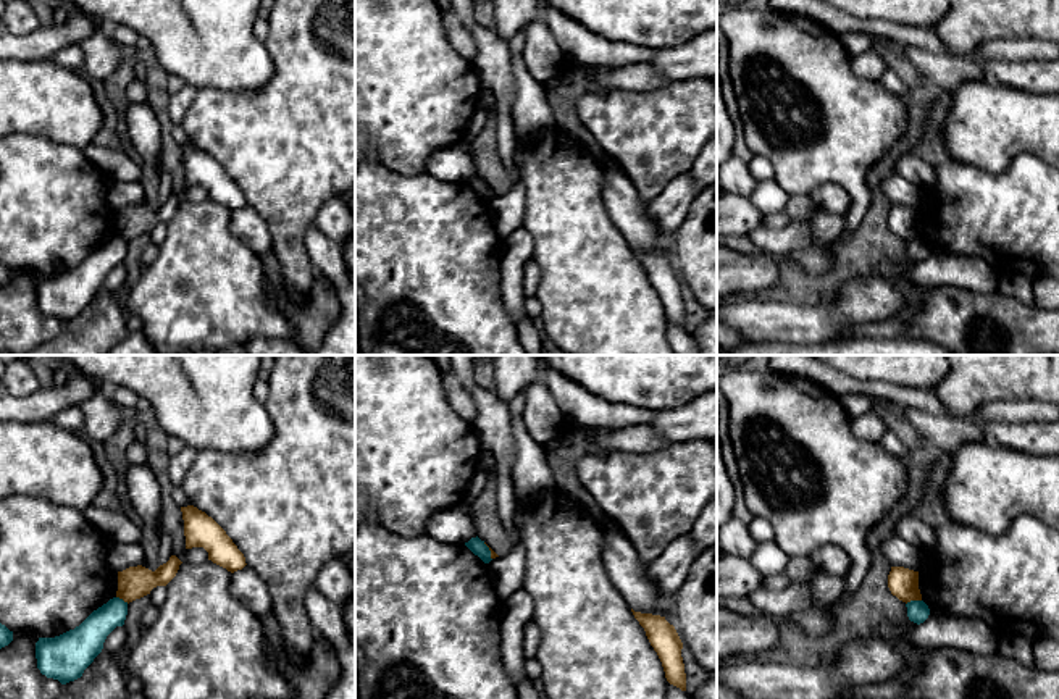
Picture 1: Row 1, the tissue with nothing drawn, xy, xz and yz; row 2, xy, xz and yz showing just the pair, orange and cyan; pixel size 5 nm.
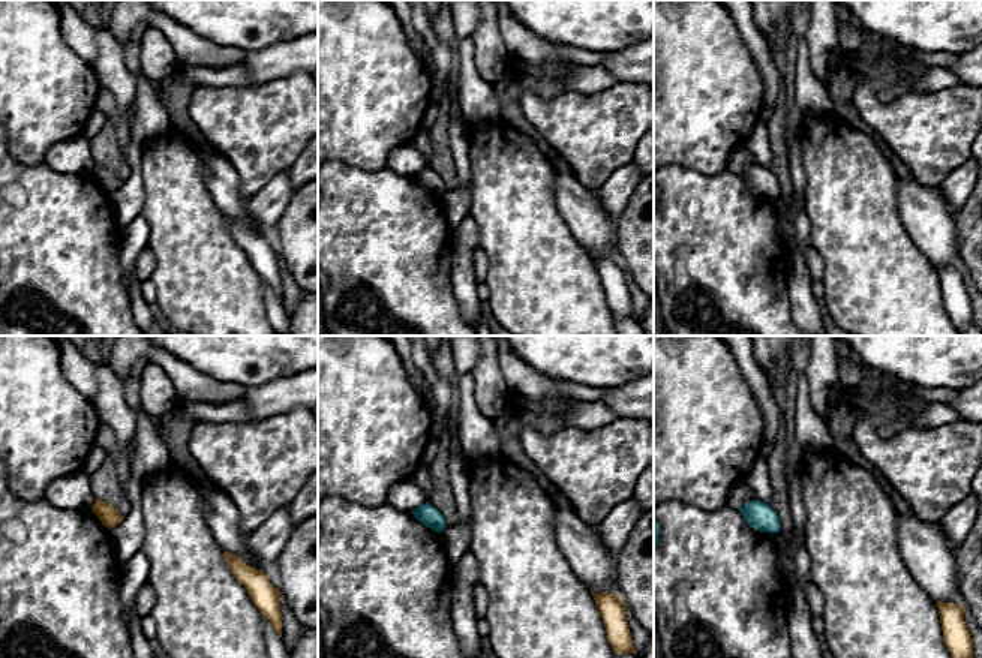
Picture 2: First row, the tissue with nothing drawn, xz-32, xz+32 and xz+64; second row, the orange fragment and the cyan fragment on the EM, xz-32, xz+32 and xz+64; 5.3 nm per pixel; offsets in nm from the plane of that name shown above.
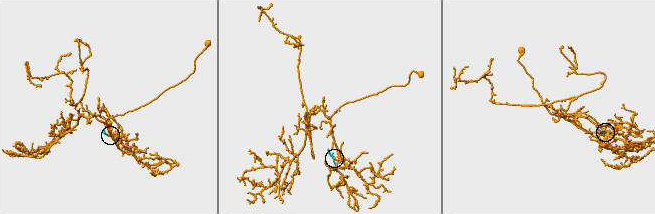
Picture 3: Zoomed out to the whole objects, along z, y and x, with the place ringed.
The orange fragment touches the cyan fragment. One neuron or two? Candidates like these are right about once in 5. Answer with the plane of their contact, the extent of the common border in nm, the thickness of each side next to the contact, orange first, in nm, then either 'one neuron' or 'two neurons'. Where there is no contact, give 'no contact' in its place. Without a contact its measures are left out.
meets orange in yz; contact 80 nm long; 150 nm thick on the orange side, 110 nm on the other; two neurons

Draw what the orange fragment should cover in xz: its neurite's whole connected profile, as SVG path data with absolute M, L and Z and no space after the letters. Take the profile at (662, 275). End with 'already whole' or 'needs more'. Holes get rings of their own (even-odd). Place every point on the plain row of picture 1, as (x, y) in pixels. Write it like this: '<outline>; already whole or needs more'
M633 247L631 250L644 266L651 284L657 291L667 320L681 329L686 329L686 312L681 295L683 281L675 265L670 263L665 255L634 250Z; already whole

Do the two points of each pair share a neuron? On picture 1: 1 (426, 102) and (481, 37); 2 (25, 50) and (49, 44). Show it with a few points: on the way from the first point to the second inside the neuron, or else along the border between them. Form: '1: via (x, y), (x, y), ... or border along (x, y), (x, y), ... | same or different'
1: border along (472, 62), (483, 89) | different
2: via (31, 47), (42, 44) | same

